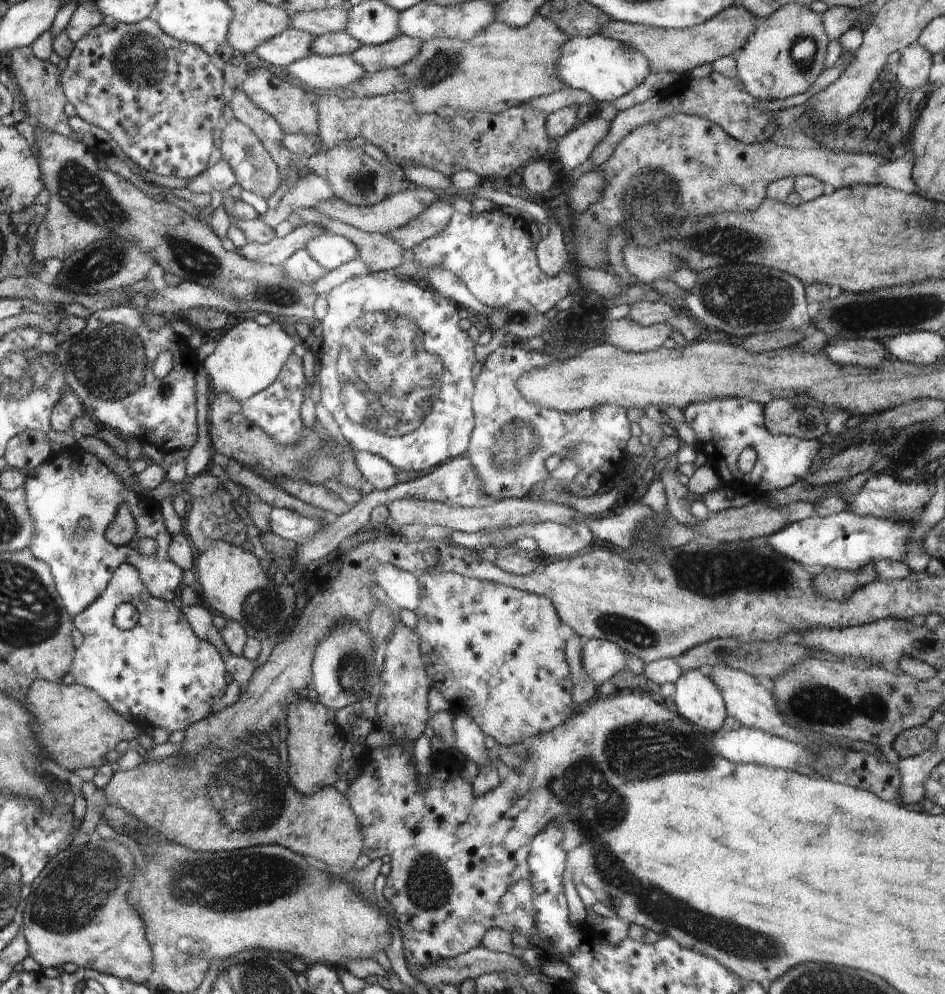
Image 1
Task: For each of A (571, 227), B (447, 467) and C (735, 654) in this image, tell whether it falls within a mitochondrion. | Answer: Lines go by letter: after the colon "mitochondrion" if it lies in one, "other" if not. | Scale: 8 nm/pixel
A: other
B: other
C: mitochondrion

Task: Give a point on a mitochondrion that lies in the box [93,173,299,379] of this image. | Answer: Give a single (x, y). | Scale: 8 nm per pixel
(197, 263)

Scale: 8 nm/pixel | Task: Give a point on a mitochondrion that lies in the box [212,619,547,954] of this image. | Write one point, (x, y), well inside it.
(427, 884)

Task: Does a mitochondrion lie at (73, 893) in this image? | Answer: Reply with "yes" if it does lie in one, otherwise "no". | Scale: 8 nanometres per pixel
yes

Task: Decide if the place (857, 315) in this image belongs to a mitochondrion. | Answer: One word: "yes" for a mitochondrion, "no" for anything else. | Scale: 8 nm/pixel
yes

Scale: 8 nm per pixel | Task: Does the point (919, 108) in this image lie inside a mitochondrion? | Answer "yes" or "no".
no

